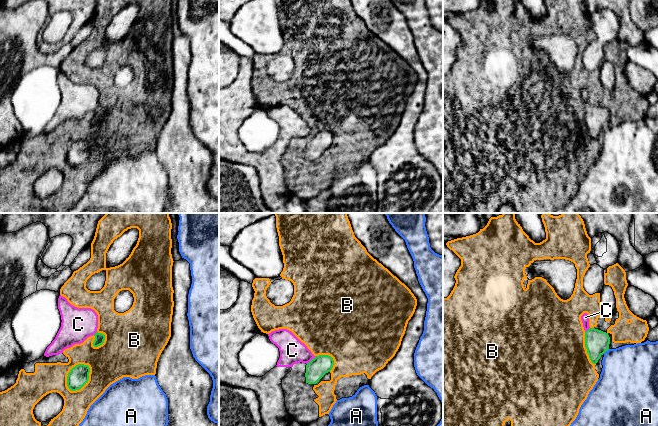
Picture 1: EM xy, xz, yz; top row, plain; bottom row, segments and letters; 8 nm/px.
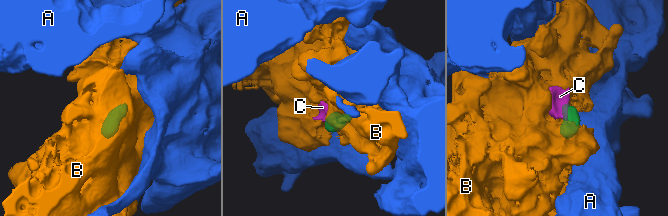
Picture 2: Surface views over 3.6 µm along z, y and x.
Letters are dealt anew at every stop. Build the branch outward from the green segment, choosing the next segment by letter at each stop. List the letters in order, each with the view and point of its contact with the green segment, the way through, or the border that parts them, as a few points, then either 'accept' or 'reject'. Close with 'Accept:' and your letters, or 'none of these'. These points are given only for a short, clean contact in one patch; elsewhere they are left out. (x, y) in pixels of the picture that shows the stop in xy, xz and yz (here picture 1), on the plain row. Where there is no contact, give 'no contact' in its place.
A: meets green in yz at (606, 126); border along yz (609, 125), (603, 129); reject
B: meets green in xy at (87, 157); reject
C: meets green in xz at (312, 135); runs through xz (320, 141), (312, 135), (292, 126); accept
Accept: C

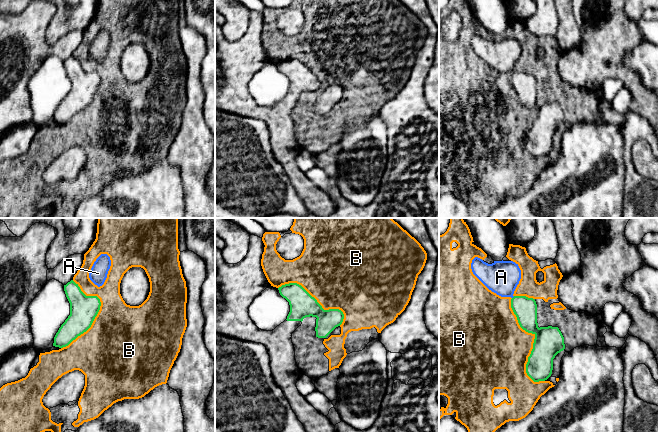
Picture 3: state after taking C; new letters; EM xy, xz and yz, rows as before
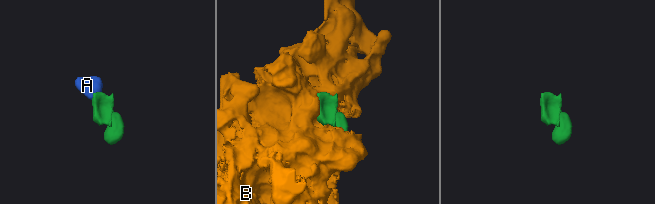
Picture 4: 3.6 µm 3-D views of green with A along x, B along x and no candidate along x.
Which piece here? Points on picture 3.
A: meets green in yz at (513, 73); runs through yz (525, 85), (513, 73), (505, 64), (501, 53); accept
B: meets green in yz at (534, 118); reject
Accept: A

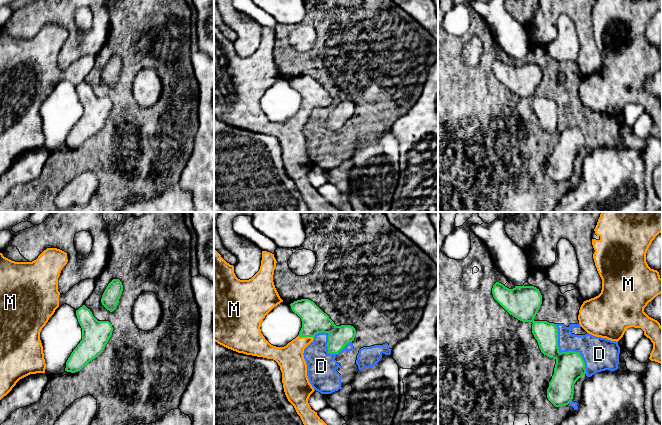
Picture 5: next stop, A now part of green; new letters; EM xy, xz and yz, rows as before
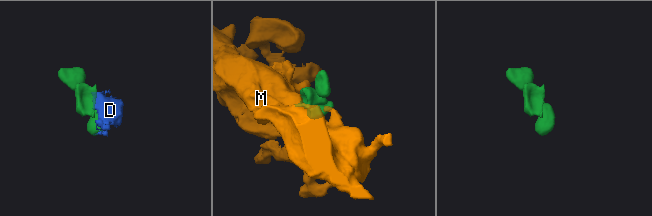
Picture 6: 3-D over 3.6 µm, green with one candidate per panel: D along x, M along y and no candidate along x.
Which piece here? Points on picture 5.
D: meets green in yz at (566, 128); reject
M: meets green in xz at (306, 112); accept
Accept: M

